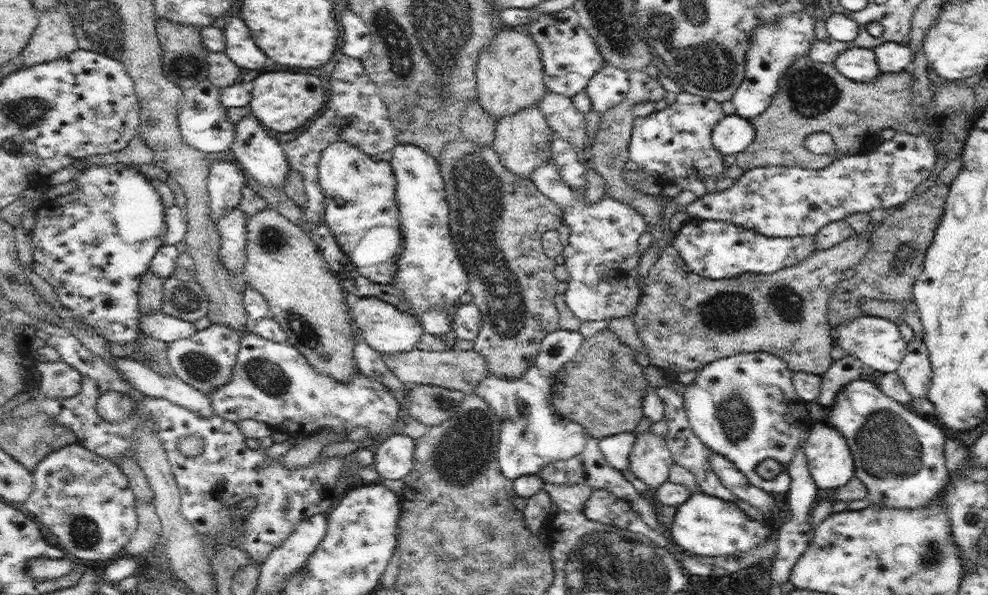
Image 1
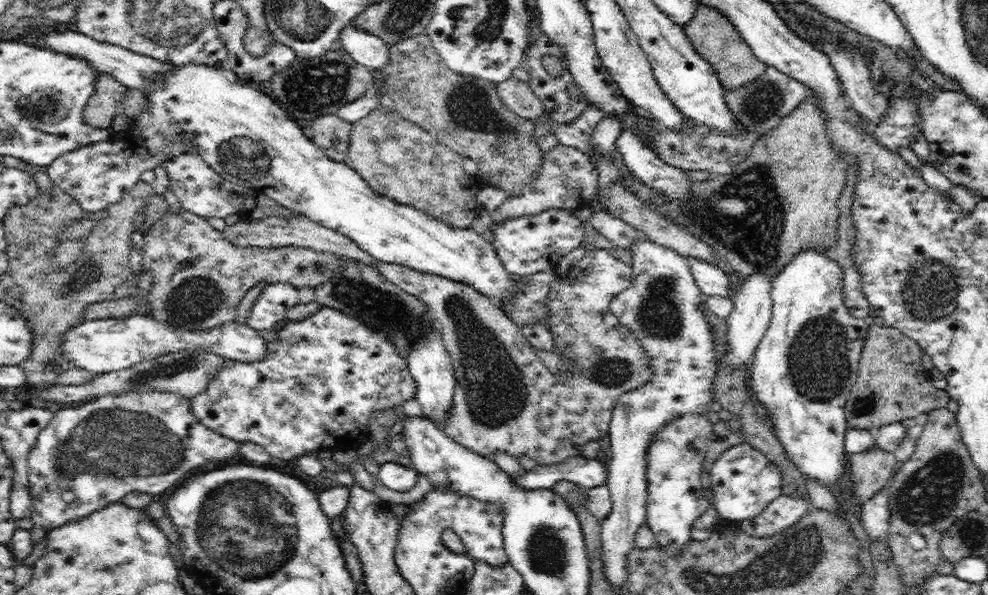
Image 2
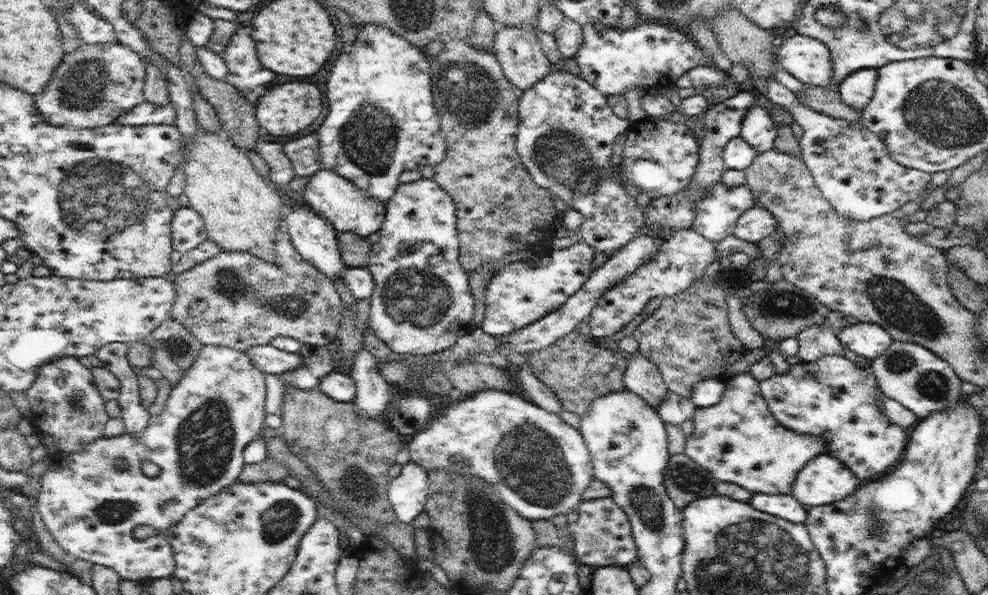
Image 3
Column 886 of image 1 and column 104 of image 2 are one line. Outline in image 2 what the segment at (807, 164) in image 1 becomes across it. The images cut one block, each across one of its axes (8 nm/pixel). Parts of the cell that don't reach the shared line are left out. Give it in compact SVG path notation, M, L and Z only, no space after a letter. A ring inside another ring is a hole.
M98 73L93 95L83 110L85 123L96 129L108 129L115 116L124 114L124 94L126 86L111 74Z

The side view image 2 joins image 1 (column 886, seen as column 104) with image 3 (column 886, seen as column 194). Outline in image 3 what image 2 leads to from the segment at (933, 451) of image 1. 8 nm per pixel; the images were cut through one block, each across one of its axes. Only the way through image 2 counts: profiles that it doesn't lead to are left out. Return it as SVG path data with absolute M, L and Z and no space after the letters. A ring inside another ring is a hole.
M826 356L818 362L798 362L790 364L788 372L774 374L759 381L762 396L766 399L771 413L786 428L800 434L822 437L827 442L827 454L838 458L858 478L870 478L876 474L888 474L900 464L907 445L907 429L892 424L881 412L879 394L881 390L871 368L862 369L858 364L848 361L844 356Z

